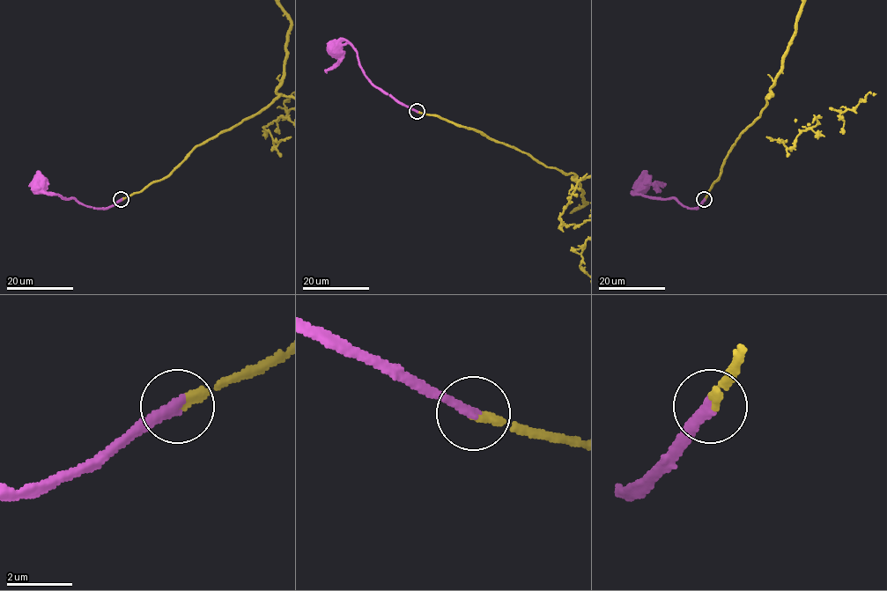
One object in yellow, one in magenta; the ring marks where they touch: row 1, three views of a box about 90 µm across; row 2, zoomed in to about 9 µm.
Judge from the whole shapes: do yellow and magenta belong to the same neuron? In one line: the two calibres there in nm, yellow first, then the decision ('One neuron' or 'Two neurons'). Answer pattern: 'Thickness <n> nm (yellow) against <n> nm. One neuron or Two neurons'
Thickness 260 nm (yellow) against 320 nm. One neuron

